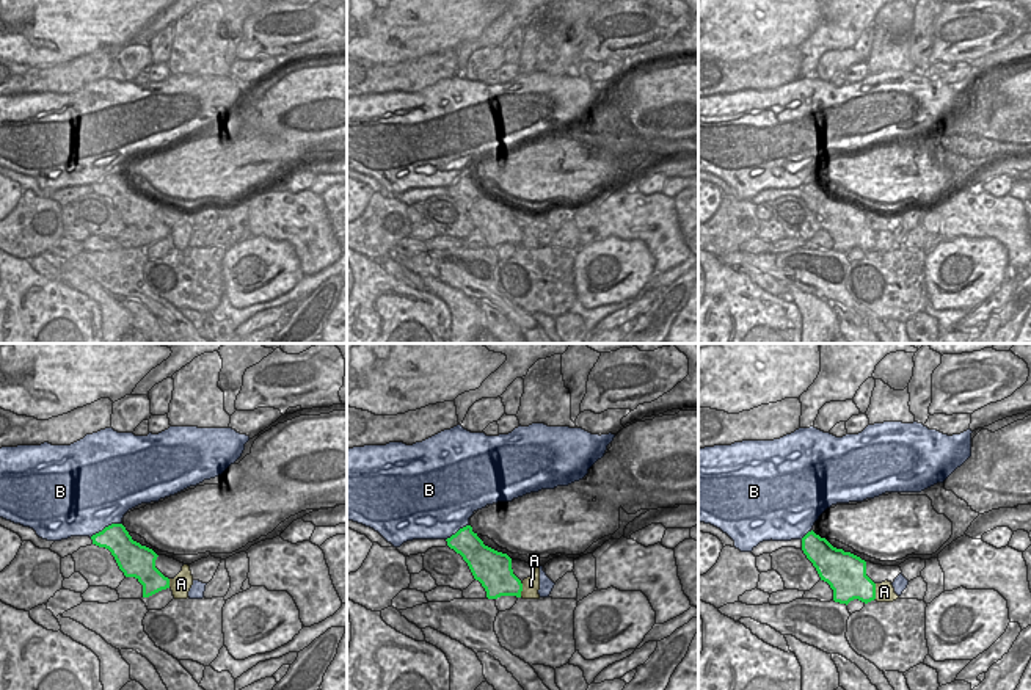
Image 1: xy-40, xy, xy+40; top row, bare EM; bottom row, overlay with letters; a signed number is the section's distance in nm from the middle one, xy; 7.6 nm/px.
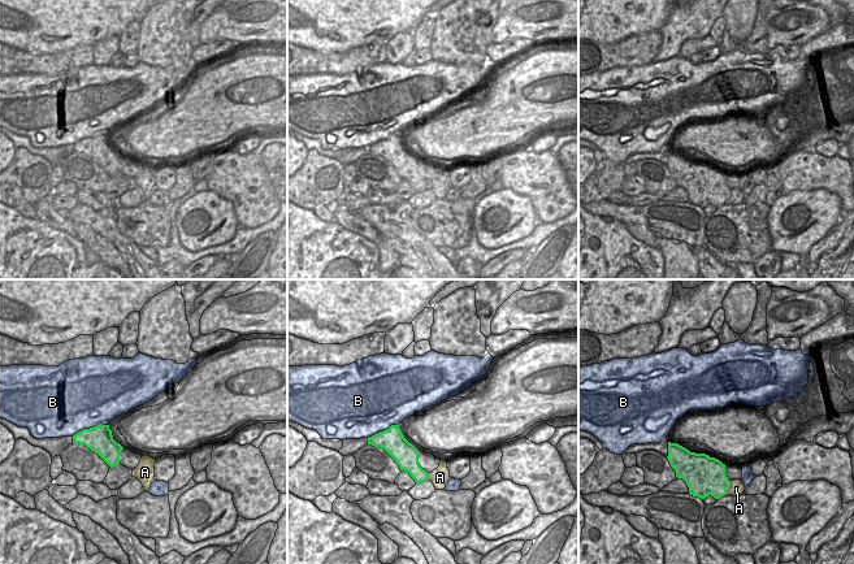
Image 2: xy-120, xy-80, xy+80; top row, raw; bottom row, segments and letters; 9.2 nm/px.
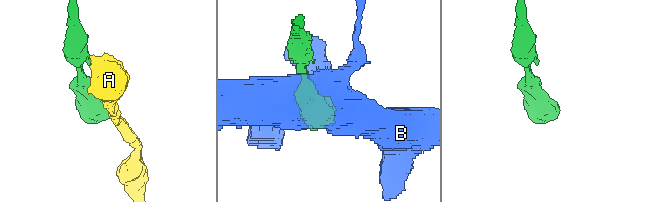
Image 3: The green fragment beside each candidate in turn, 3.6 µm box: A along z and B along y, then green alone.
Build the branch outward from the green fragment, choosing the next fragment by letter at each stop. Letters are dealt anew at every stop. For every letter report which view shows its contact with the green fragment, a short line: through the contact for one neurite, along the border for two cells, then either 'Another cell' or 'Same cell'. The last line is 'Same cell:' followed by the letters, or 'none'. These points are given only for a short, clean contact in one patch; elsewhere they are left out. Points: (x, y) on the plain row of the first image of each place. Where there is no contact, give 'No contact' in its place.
A: Touches green in xy+40. Same cell
B: Touches green in xy-40. Another cell
Same cell: A.

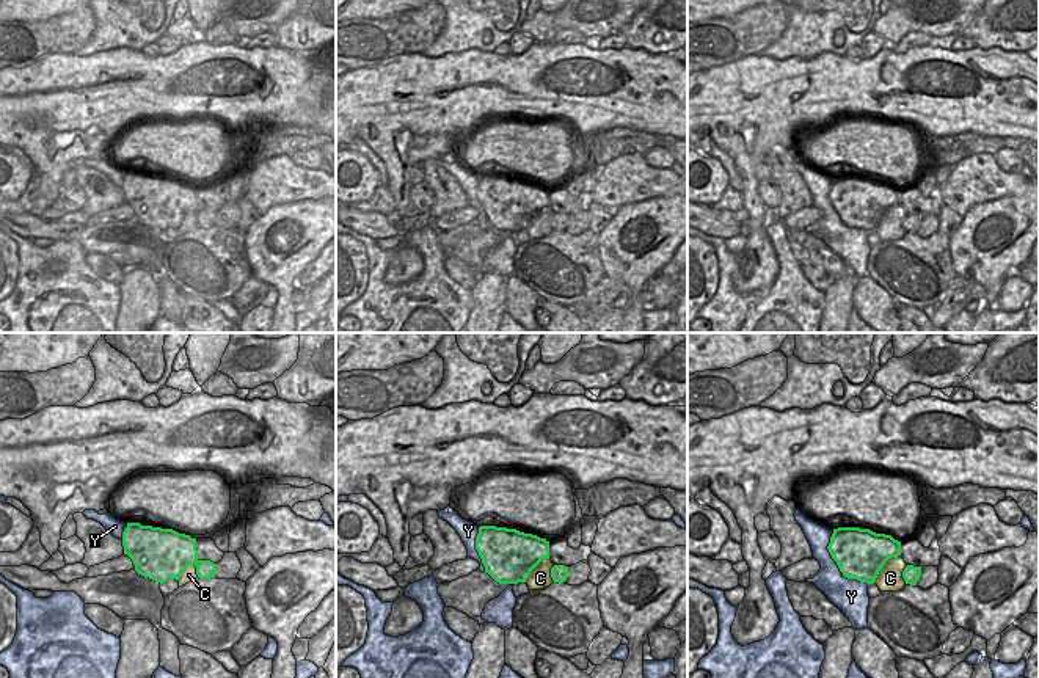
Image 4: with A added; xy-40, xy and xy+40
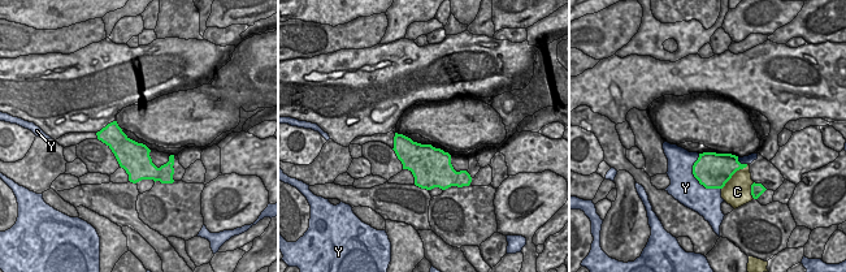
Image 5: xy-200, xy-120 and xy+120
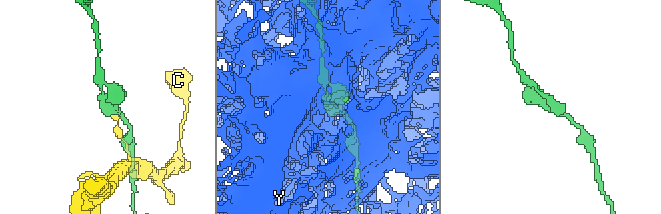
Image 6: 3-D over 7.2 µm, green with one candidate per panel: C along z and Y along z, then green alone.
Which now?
C: Touches green in xy+40. Another cell
Y: Touches green in xy+40. Another cell
Same cell: none.

